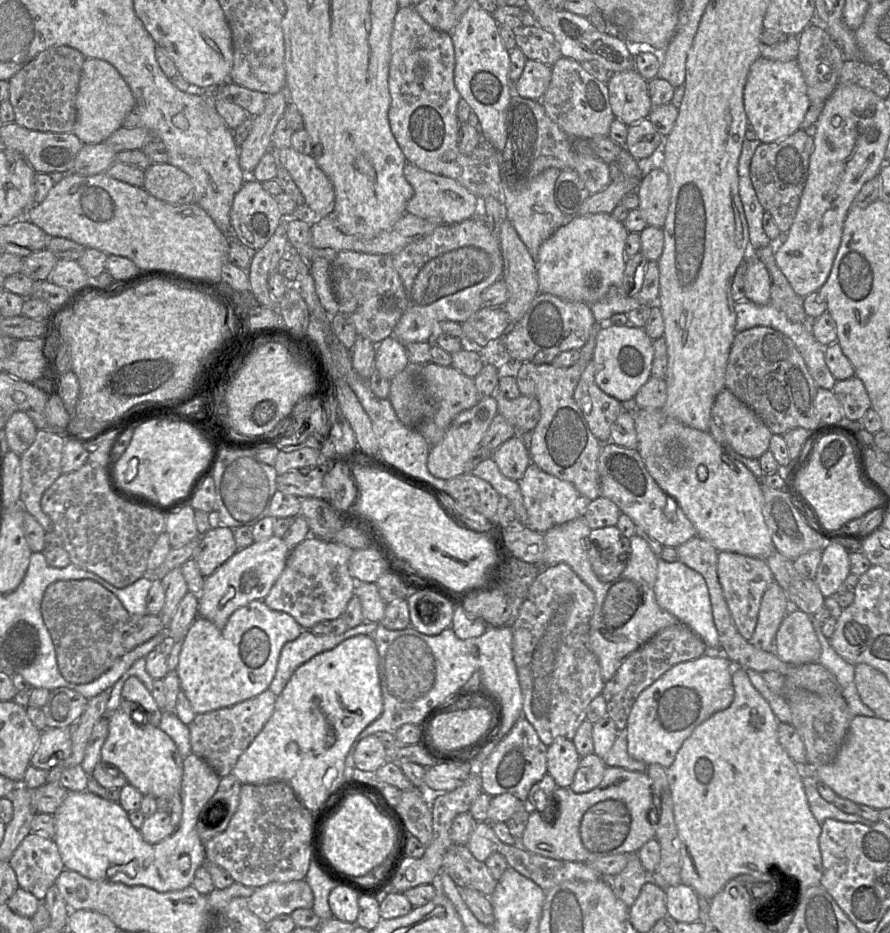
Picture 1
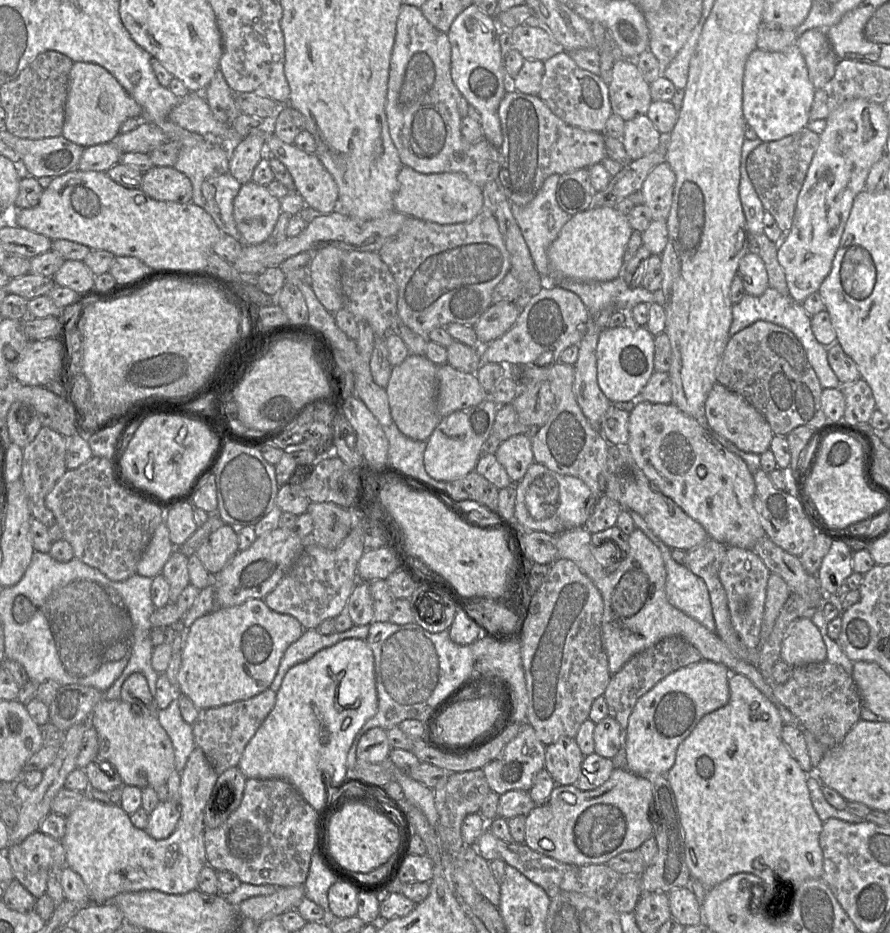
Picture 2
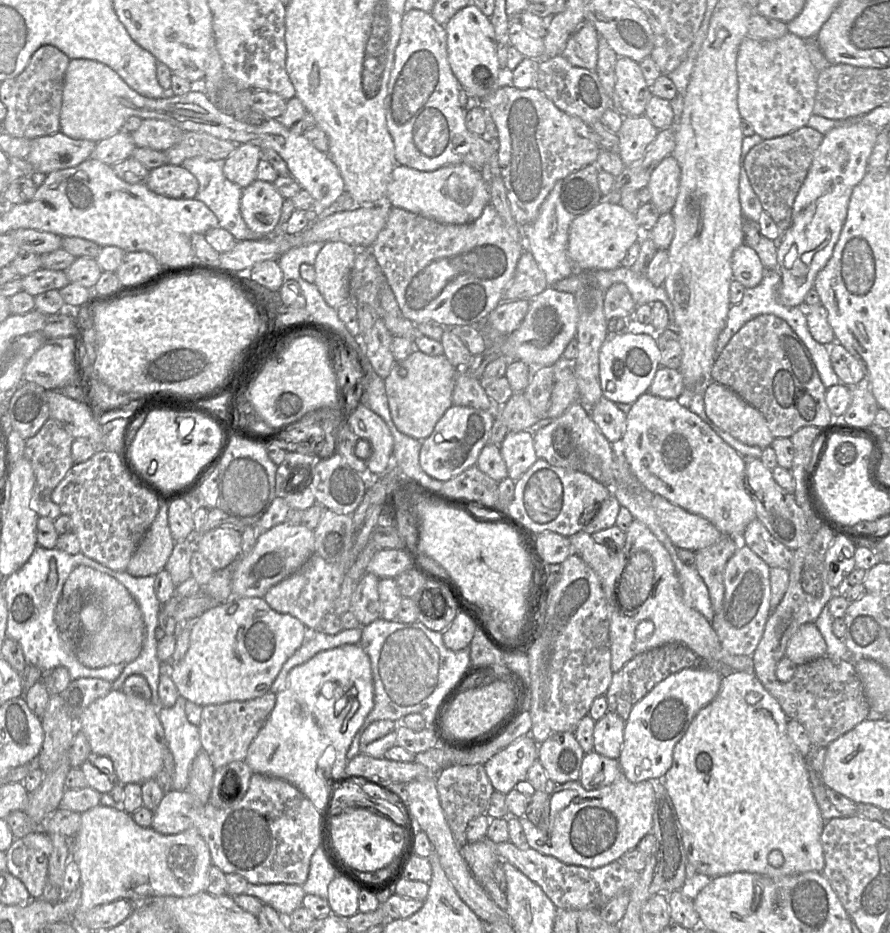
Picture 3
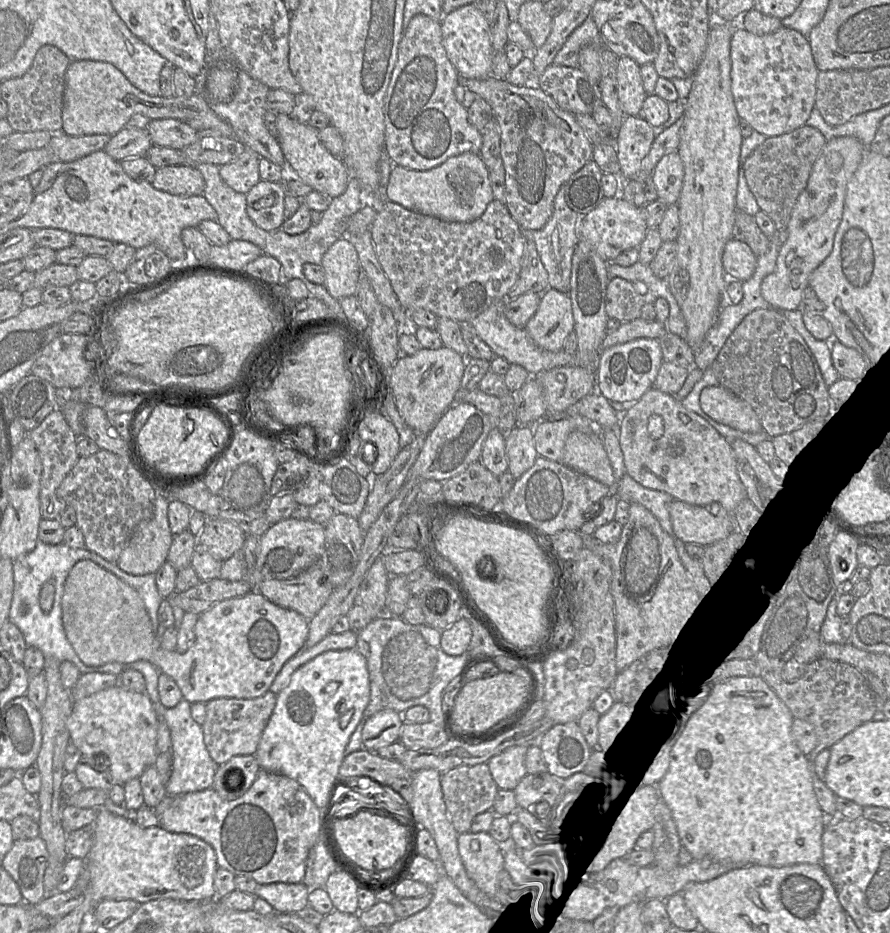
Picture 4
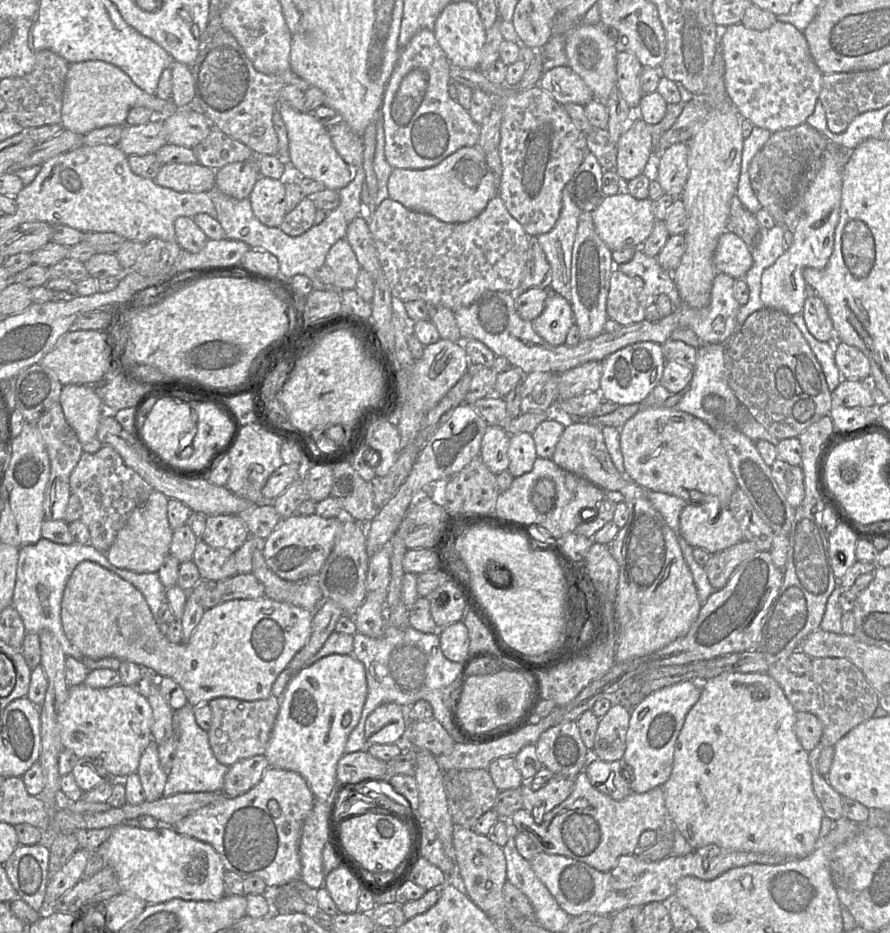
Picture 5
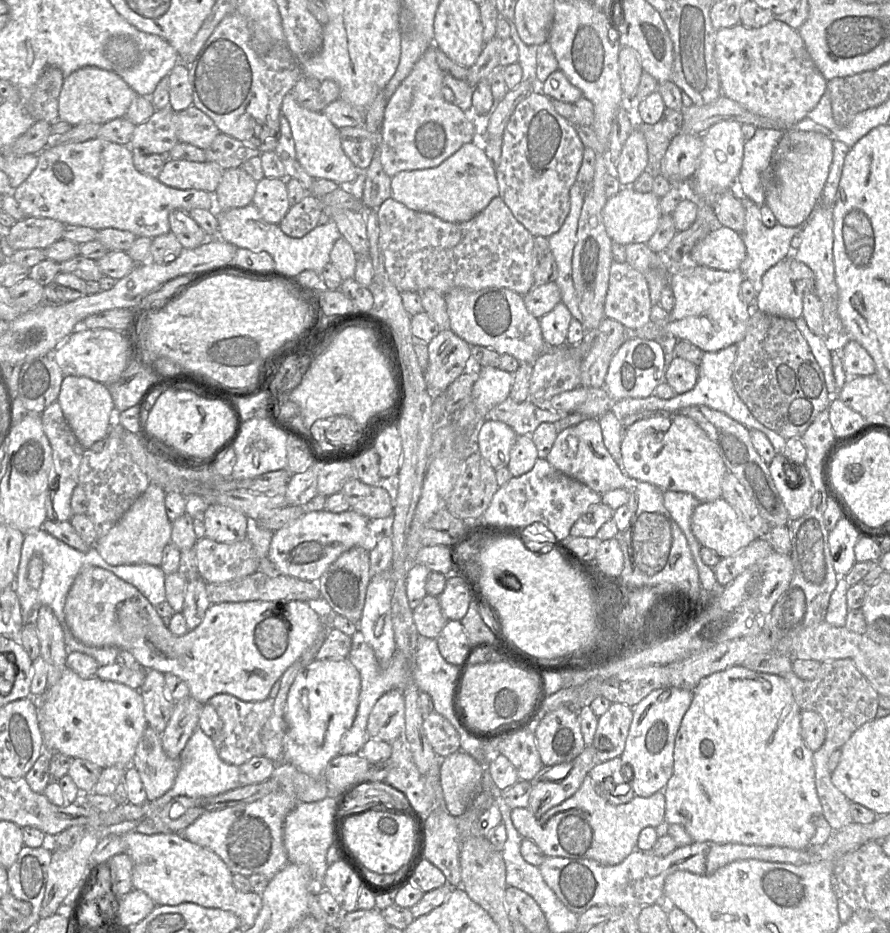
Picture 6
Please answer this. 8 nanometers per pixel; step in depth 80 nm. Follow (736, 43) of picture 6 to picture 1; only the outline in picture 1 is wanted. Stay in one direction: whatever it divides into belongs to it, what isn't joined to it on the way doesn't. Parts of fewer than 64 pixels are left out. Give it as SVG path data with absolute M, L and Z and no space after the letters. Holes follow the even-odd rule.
M758 57L750 66L743 102L748 127L754 130L761 143L777 142L795 133L811 105L797 60L782 62Z

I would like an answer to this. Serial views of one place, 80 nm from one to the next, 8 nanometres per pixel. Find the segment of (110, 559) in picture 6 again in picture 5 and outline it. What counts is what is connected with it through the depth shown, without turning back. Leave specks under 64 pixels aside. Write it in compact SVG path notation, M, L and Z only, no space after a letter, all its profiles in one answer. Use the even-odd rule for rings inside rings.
M154 490L143 505L133 510L105 554L112 565L136 573L153 573L159 570L164 558L170 553L173 537L167 515L168 500L165 494Z

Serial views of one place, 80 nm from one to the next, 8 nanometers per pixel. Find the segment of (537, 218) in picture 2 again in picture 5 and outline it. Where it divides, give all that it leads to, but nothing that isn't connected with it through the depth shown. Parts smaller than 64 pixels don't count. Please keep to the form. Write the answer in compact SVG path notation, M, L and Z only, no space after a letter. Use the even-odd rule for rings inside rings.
M565 186L557 222L548 233L537 236L552 271L550 290L564 297L570 304L572 249L581 212Z

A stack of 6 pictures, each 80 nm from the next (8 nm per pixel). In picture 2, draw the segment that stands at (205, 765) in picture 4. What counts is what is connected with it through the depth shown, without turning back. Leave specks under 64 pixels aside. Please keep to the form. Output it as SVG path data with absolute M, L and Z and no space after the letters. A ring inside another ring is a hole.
M177 696L174 697L168 707L159 709L156 716L172 742L175 755L175 770L181 773L189 755L196 747L192 725L182 718Z

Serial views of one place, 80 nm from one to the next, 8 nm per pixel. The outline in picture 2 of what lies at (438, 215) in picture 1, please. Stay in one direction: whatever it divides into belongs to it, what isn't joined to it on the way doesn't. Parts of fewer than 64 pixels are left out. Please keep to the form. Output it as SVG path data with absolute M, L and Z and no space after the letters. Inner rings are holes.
M402 165L397 181L398 190L393 198L394 210L406 216L438 224L456 224L471 221L484 208L482 188L461 173L423 174Z

